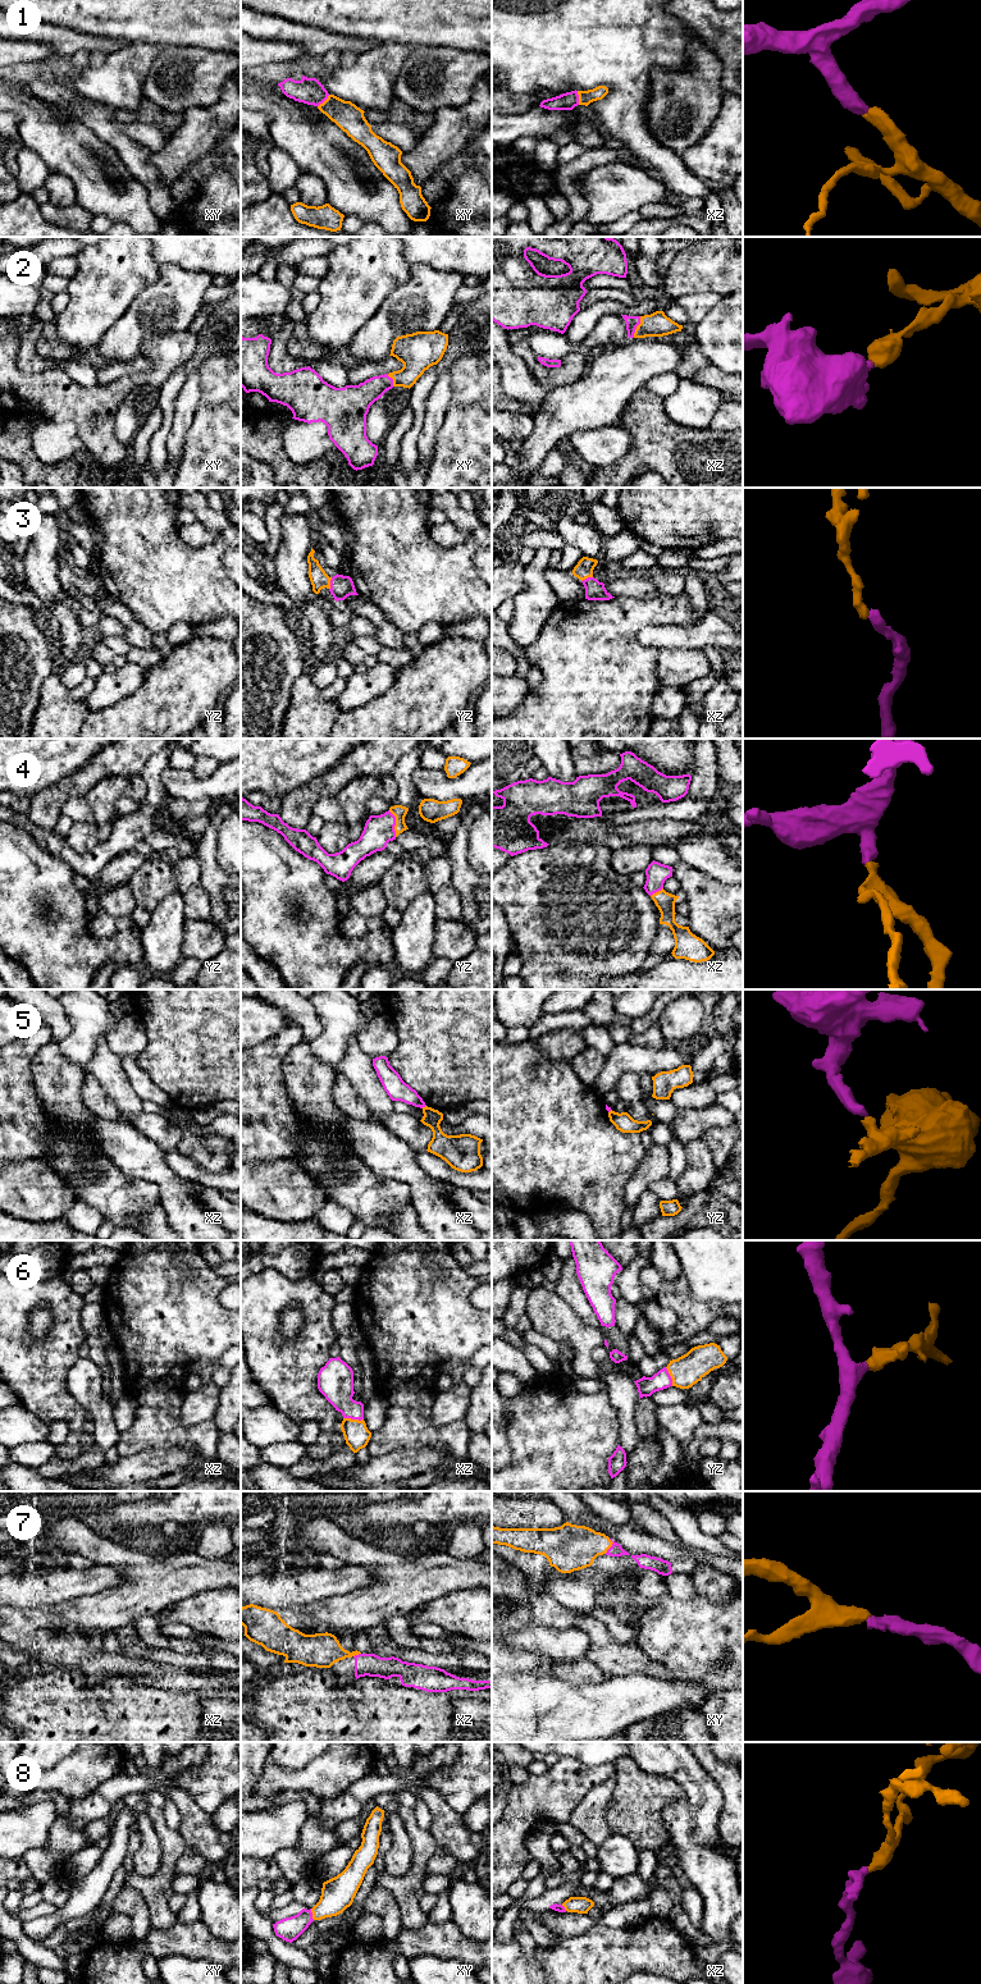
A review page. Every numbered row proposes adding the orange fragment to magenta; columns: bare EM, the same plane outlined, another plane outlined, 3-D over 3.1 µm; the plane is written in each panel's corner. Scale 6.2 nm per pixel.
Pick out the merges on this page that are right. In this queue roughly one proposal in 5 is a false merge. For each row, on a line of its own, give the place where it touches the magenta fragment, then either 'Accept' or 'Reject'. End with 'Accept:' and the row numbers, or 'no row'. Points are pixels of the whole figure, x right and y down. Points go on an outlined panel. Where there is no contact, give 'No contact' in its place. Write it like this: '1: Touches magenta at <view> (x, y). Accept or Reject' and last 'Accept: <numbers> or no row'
1: Touches magenta at xz (578, 97). Accept
2: Touches magenta at xz (637, 325). Accept
3: Touches magenta at yz (331, 584). Accept
4: Touches magenta at yz (395, 823). Accept
5: Touches magenta at xz (423, 1106). Reject
6: Touches magenta at xz (354, 1418). Accept
7: Touches magenta at xy (611, 1546). Accept
8: Touches magenta at xy (311, 1914). Accept
Accept: 1, 2, 3, 4, 6, 7, 8

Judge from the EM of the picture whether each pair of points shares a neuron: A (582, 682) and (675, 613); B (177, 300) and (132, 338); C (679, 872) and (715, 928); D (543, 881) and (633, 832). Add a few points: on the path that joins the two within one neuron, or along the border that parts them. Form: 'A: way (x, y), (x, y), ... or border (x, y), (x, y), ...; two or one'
A: way (599, 658), (644, 613), (651, 613); one
B: way (164, 306), (155, 310), (145, 320), (145, 325); one
C: way (693, 886), (715, 909), (715, 914); one
D: border (578, 841), (599, 842), (608, 846); two

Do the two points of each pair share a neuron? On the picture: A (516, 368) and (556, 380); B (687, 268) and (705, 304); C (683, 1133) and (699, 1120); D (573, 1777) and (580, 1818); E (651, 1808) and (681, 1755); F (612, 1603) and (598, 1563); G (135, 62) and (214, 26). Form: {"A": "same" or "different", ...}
{"A": "different", "B": "different", "C": "same", "D": "different", "E": "different", "F": "different", "G": "different"}

